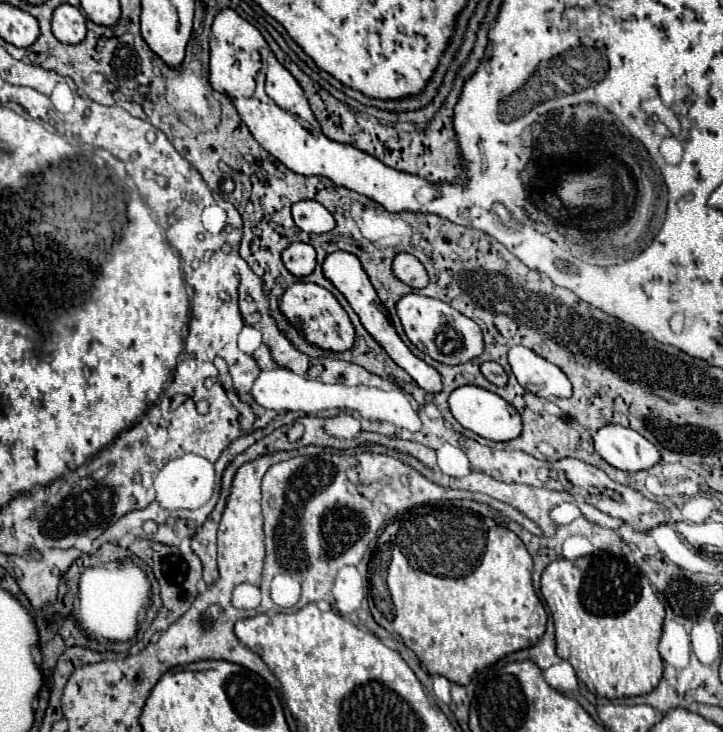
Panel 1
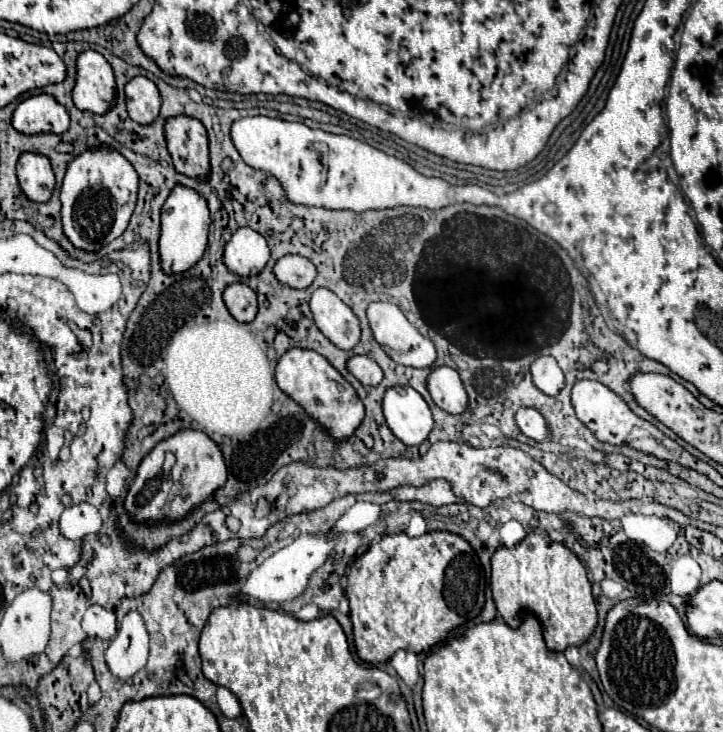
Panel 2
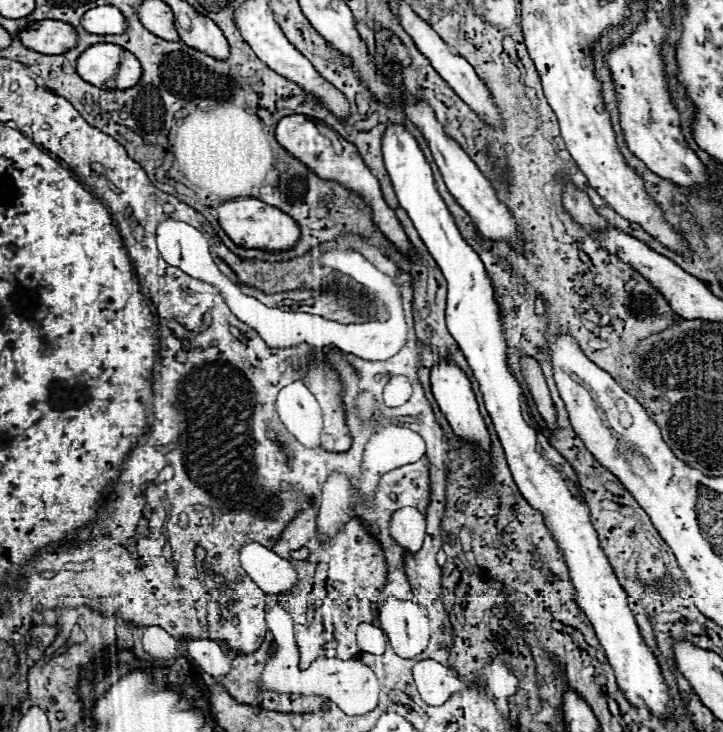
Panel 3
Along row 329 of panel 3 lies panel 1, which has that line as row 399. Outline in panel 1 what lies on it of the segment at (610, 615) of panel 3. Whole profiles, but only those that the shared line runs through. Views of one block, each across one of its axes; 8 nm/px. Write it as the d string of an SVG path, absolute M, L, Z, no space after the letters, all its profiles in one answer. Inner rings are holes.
M460 386L456 388L450 398L448 398L448 406L452 416L466 428L476 432L478 436L492 440L492 442L508 442L520 436L522 432L522 420L520 414L516 412L514 406L510 406L506 400L502 400L498 394L492 394L484 388L478 386Z

